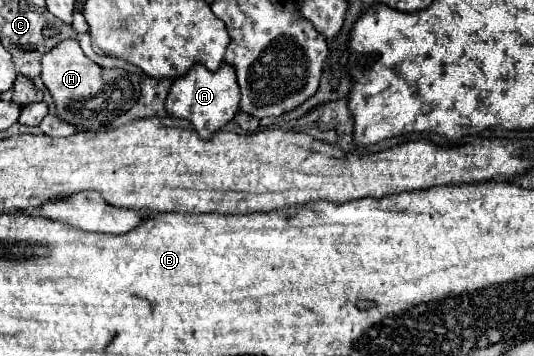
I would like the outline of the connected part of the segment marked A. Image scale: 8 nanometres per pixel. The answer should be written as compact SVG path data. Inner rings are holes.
M195 63L185 75L173 81L165 101L165 109L169 111L171 117L183 117L191 121L195 131L207 139L237 115L239 99L241 91L237 85L237 73L233 65L223 63L217 71L209 71L207 67Z

